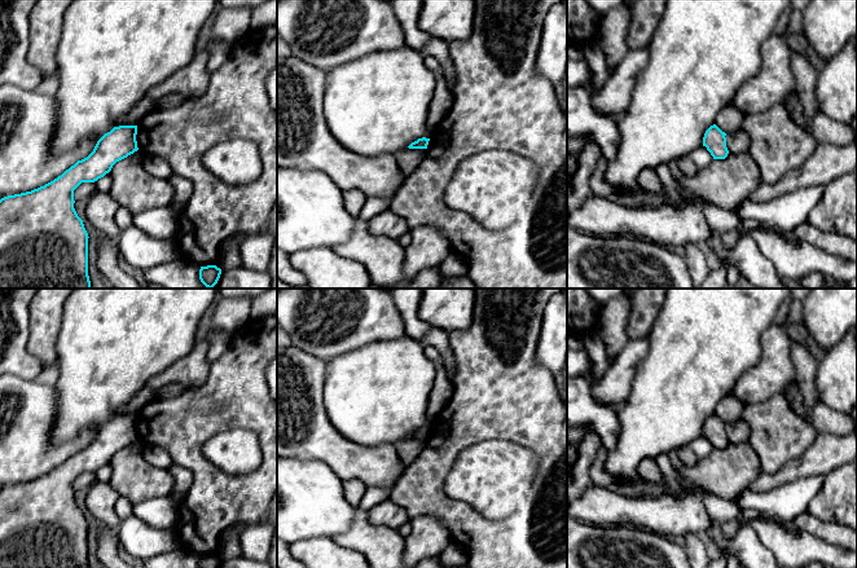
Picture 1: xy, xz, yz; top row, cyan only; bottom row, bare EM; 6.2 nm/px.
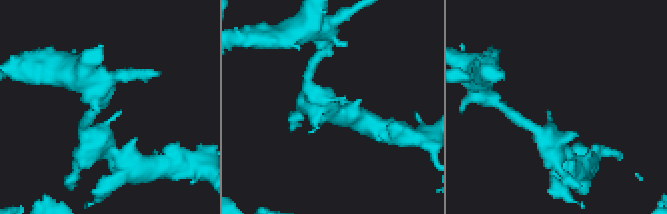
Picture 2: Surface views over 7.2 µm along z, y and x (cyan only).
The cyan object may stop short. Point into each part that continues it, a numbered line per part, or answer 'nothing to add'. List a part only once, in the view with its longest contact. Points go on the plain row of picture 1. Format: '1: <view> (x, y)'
nothing to add

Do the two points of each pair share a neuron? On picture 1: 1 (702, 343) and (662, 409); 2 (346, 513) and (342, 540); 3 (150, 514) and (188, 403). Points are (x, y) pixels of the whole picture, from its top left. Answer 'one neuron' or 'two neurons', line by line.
1: one neuron
2: two neurons
3: two neurons

